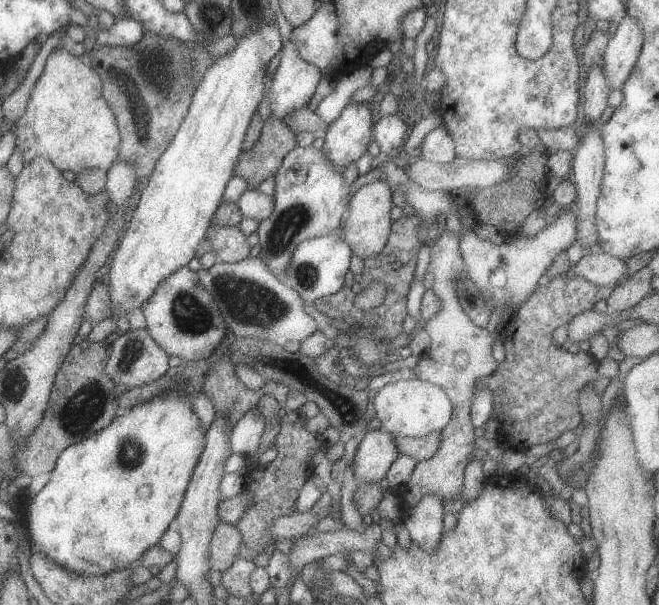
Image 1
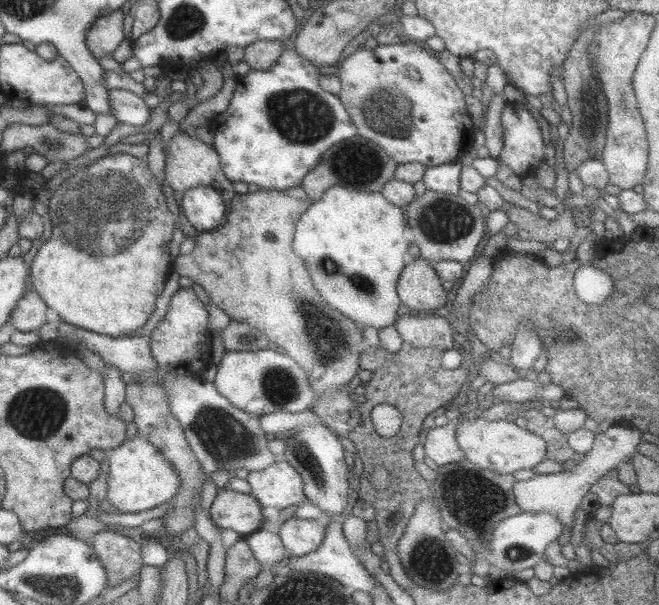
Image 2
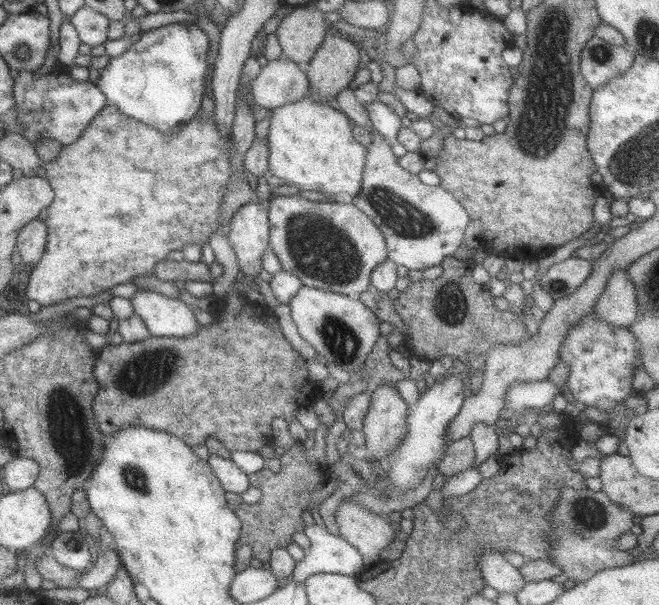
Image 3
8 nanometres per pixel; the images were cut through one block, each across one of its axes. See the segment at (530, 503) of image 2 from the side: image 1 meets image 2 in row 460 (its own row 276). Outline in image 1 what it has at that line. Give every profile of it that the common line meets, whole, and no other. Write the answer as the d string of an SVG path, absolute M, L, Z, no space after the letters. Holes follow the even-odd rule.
M605 253L585 254L575 265L571 265L575 274L597 285L613 285L623 282L628 276L625 261Z

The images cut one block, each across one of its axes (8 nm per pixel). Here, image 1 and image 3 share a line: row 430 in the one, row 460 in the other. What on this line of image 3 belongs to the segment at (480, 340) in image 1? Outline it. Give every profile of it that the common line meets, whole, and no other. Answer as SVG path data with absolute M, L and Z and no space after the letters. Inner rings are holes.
M462 437L448 445L438 464L439 472L450 478L459 472L472 468L475 464L475 448L473 440Z

